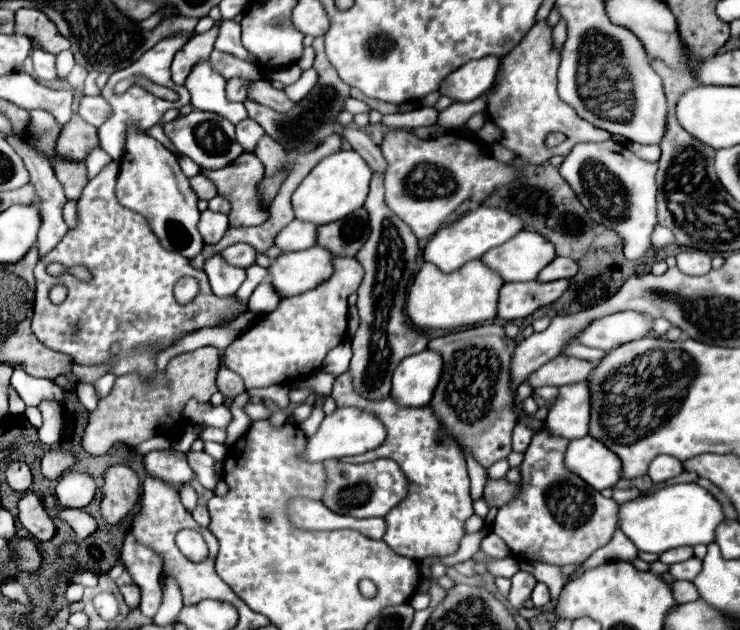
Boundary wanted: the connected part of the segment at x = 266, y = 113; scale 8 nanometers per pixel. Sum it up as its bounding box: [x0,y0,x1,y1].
[245,38,351,152]

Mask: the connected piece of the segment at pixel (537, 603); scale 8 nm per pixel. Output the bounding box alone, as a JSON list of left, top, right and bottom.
[531,584,551,608]

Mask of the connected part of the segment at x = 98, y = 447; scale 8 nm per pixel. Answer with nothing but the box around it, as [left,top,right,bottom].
[83,348,219,456]

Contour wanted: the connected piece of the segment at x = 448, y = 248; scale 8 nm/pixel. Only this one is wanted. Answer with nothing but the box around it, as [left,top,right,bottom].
[425,204,523,272]

